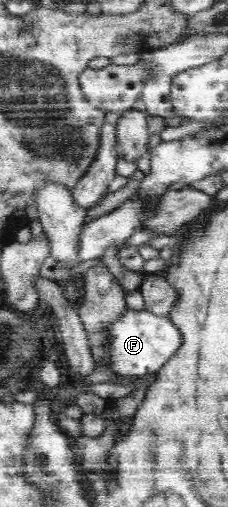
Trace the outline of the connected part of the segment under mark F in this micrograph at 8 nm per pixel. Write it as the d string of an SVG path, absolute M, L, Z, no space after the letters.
M146 308L142 311L127 310L123 320L111 324L111 352L109 360L121 376L143 376L157 372L177 354L182 344L181 331L167 316L155 315Z

